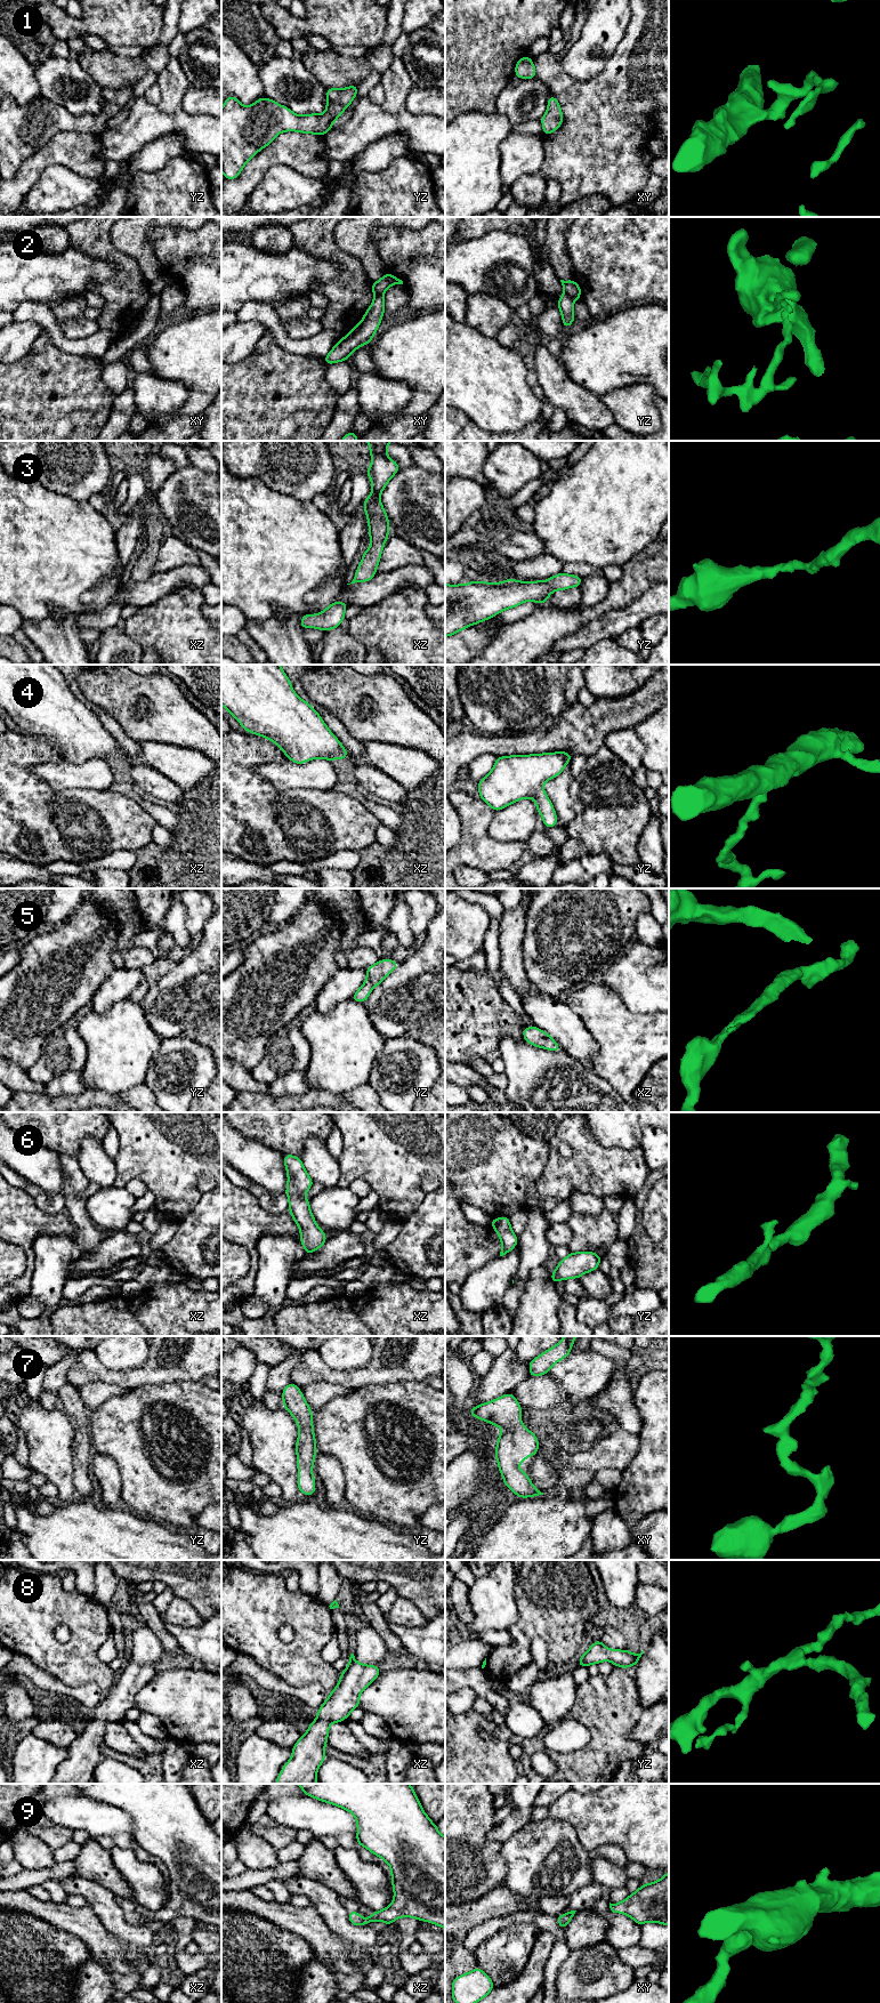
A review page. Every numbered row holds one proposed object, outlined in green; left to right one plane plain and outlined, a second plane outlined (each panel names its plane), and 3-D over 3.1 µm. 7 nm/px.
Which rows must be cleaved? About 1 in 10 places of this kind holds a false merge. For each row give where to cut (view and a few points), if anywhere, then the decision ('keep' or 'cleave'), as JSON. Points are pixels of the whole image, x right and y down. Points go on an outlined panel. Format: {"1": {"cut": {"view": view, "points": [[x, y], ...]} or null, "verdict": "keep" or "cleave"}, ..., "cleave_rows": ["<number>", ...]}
{"1": {"cut": null, "verdict": "keep"}, "2": {"cut": {"view": "xy", "points": [[382, 295], [378, 295], [374, 298]]}, "verdict": "cleave"}, "3": {"cut": null, "verdict": "keep"}, "4": {"cut": null, "verdict": "keep"}, "5": {"cut": null, "verdict": "keep"}, "6": {"cut": null, "verdict": "keep"}, "7": {"cut": null, "verdict": "keep"}, "8": {"cut": null, "verdict": "keep"}, "9": {"cut": null, "verdict": "keep"}, "cleave_rows": ["2"]}

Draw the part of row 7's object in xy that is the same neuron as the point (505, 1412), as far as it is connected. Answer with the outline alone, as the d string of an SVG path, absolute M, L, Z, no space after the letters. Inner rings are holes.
M509 1392L495 1400L473 1407L469 1409L469 1413L471 1417L479 1418L503 1430L498 1438L496 1449L494 1451L500 1474L503 1477L503 1483L519 1498L543 1495L543 1493L532 1485L528 1475L518 1469L519 1463L524 1462L528 1456L536 1455L539 1441L536 1435L520 1423L522 1407L512 1393Z

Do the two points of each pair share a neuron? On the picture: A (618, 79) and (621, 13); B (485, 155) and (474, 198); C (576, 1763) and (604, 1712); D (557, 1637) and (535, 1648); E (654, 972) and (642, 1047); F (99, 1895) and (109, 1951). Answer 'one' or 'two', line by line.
A: two
B: one
C: one
D: two
E: two
F: two

